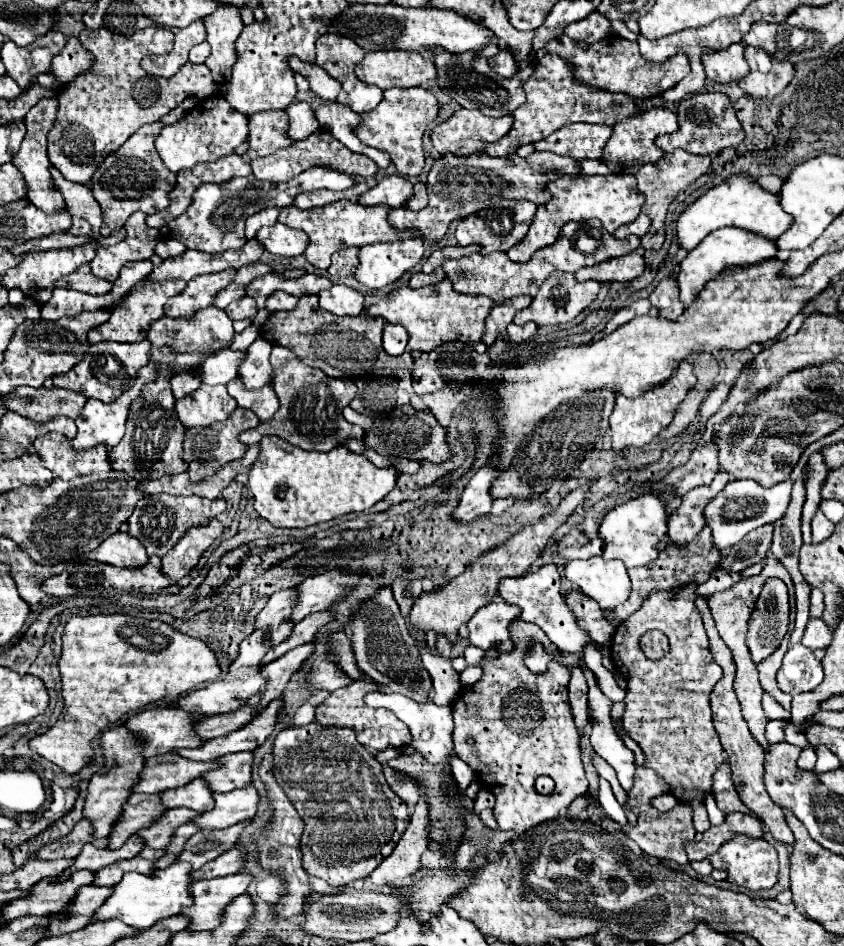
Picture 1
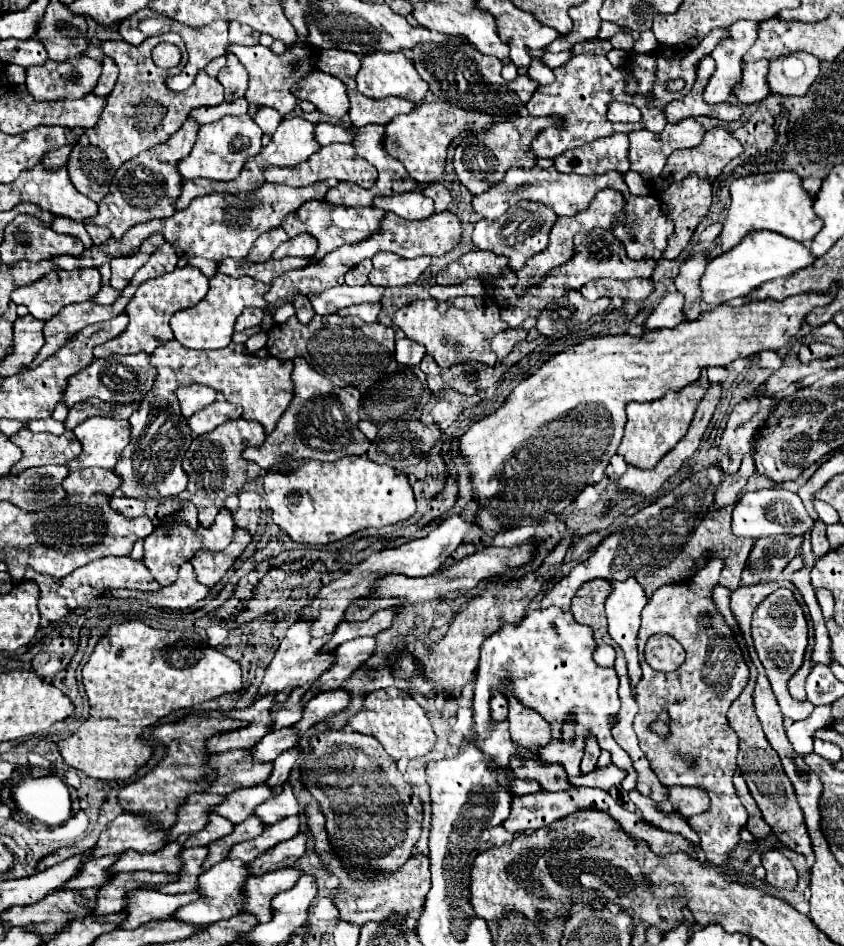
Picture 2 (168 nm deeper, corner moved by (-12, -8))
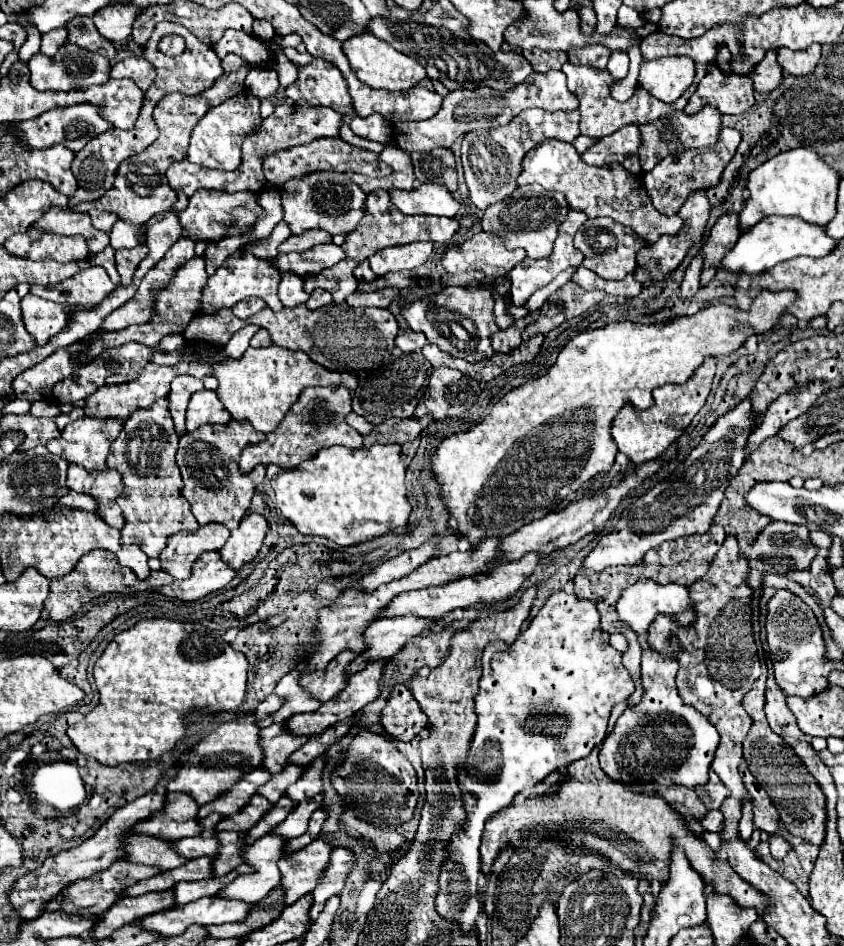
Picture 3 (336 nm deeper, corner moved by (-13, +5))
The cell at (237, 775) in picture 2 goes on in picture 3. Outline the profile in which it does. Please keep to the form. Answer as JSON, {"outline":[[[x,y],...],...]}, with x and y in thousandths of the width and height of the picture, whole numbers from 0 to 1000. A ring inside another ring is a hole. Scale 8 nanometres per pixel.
{"outline":[[[321,766],[309,775],[312,775],[309,785],[314,790],[312,813],[321,817],[331,817],[342,807],[345,796],[352,794],[357,788],[361,788],[366,781],[361,777],[338,777],[333,773],[333,766]]]}

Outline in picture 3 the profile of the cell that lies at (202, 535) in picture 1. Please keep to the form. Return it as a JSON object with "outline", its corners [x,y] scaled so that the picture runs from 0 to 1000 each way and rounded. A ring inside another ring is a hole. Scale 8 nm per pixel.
{"outline":[[[290,544],[286,555],[274,563],[267,578],[259,582],[264,593],[278,601],[286,601],[290,595],[297,595],[312,576],[316,559],[319,553],[312,544]]]}

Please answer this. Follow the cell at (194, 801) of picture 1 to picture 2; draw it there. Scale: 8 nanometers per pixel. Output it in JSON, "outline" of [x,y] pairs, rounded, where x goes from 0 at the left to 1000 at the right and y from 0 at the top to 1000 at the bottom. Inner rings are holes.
{"outline":[[[315,829],[296,831],[296,833],[280,833],[277,837],[268,841],[265,848],[258,850],[258,854],[249,854],[249,858],[270,865],[275,871],[282,871],[291,867],[294,863],[299,863],[296,858],[301,856],[301,852],[306,852],[310,846],[318,846],[322,841],[325,839],[320,837],[320,833],[315,833]]]}

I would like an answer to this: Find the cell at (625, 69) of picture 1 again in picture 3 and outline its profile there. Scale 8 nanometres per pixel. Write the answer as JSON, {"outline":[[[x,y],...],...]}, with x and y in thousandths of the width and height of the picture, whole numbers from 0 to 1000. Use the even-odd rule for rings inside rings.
{"outline":[[[842,69],[826,96],[819,100],[812,119],[821,122],[835,111],[845,111],[859,122],[878,122],[895,111],[892,86],[876,79],[866,79],[866,84],[859,84],[859,79],[854,79],[854,75]]]}

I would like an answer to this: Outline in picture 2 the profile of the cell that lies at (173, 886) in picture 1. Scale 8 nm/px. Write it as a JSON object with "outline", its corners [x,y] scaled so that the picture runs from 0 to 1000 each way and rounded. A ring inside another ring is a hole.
{"outline":[[[263,909],[263,911],[258,911],[256,915],[251,915],[242,924],[237,924],[235,939],[232,939],[232,943],[237,943],[237,949],[230,951],[227,956],[220,956],[218,960],[211,960],[201,970],[218,973],[218,975],[232,977],[232,979],[275,970],[277,966],[284,964],[284,958],[287,958],[284,943],[289,939],[289,932],[291,932],[294,926],[296,926],[294,924],[294,913],[289,913],[284,909]]]}

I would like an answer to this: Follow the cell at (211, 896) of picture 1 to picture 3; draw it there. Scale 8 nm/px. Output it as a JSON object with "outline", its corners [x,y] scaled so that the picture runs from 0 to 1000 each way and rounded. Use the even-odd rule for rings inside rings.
{"outline":[[[373,887],[361,897],[354,897],[340,908],[331,910],[331,919],[335,923],[333,936],[338,938],[338,955],[347,957],[352,950],[368,944],[376,938],[380,925],[387,921],[392,900],[392,891]]]}

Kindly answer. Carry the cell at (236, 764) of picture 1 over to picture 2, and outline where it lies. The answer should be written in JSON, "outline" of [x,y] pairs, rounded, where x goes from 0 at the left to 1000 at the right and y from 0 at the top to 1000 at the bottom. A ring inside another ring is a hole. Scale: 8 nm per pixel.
{"outline":[[[346,791],[346,793],[332,797],[332,799],[322,805],[325,810],[322,810],[322,816],[320,816],[318,825],[315,825],[315,831],[318,831],[325,839],[332,839],[332,837],[334,837],[334,831],[336,831],[341,818],[344,818],[344,814],[346,814],[351,801],[353,801],[353,793]]]}

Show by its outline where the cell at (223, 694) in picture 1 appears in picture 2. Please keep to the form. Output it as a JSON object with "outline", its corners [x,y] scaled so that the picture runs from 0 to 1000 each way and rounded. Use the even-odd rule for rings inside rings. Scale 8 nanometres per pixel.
{"outline":[[[351,658],[341,664],[334,681],[329,683],[322,700],[315,706],[313,719],[306,727],[306,736],[320,734],[320,732],[336,732],[344,734],[348,727],[360,725],[365,721],[372,721],[391,702],[393,702],[393,691],[391,689],[382,689],[382,683],[389,679],[389,674],[370,674],[367,672],[367,658]]]}

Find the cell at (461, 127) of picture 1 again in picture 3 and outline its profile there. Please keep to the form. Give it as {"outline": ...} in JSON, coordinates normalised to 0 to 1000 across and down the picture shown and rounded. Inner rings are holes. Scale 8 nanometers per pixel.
{"outline":[[[622,115],[617,122],[605,126],[605,130],[579,136],[579,138],[563,138],[553,141],[546,153],[546,168],[551,179],[551,191],[556,198],[556,208],[568,221],[577,221],[579,217],[603,208],[613,200],[613,187],[617,183],[620,166],[639,153],[643,147],[662,147],[677,149],[686,143],[686,117],[667,119],[667,117],[641,117],[641,115]]]}

